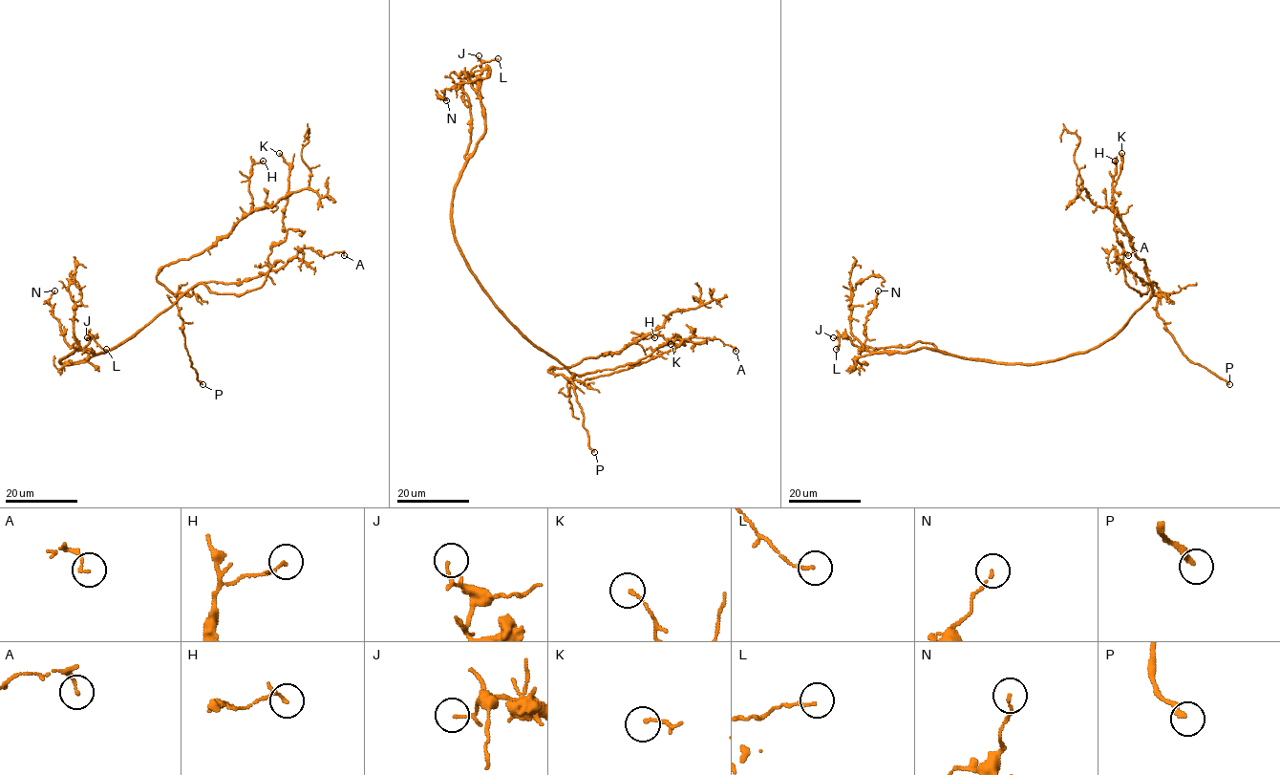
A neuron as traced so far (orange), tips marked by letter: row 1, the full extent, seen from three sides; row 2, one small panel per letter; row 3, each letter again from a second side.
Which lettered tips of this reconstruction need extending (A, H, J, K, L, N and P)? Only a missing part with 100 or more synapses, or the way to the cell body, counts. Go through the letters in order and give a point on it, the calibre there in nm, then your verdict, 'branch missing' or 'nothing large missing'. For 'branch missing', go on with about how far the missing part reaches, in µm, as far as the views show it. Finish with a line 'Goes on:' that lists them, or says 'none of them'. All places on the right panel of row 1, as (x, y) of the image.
A: at (1128, 255); 100 nm thick; nothing large missing
H: at (1115, 161); 140 nm thick; nothing large missing
J: at (833, 337); 80 nm thick; nothing large missing
K: at (1121, 153); 130 nm thick; nothing large missing
L: at (836, 349); 110 nm thick; nothing large missing
N: at (878, 290); 110 nm thick; nothing large missing
P: at (1229, 384); 260 nm thick; branch missing; about 60 µm are missing
Goes on: P

